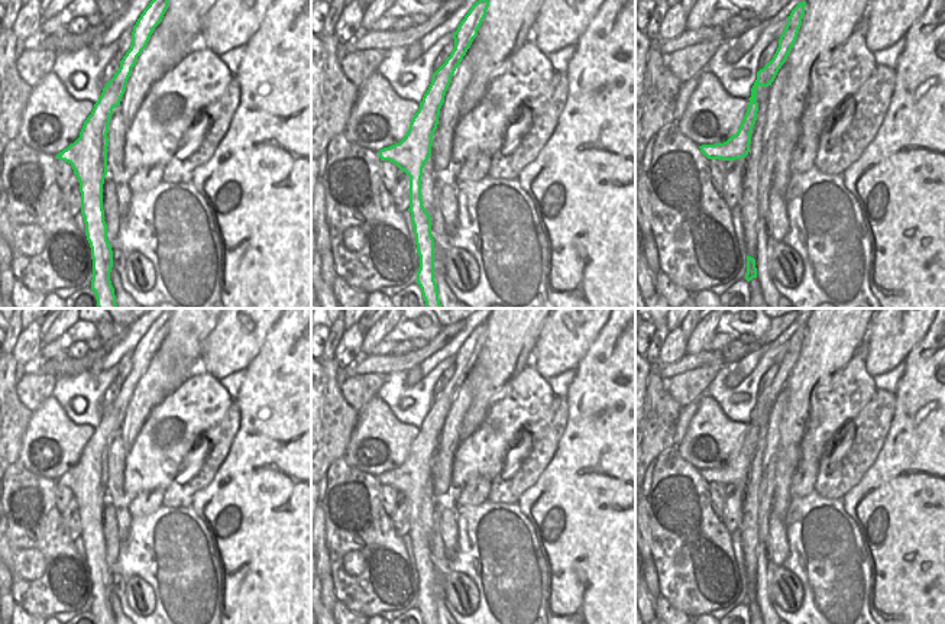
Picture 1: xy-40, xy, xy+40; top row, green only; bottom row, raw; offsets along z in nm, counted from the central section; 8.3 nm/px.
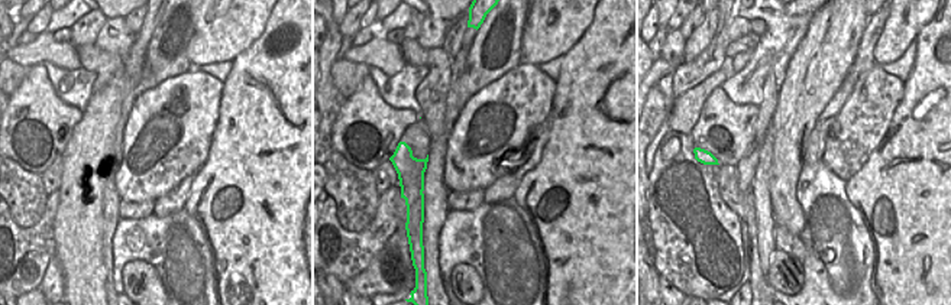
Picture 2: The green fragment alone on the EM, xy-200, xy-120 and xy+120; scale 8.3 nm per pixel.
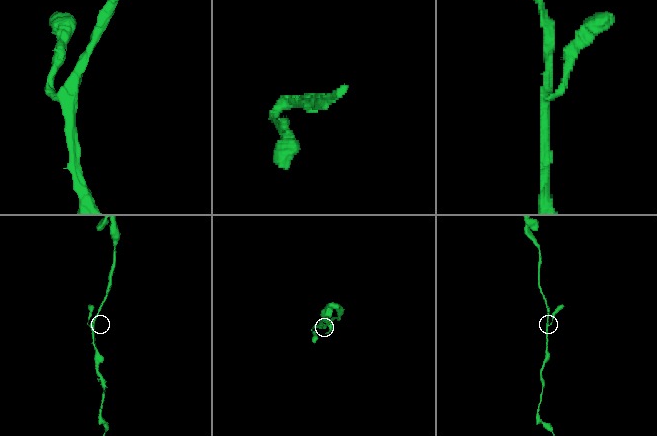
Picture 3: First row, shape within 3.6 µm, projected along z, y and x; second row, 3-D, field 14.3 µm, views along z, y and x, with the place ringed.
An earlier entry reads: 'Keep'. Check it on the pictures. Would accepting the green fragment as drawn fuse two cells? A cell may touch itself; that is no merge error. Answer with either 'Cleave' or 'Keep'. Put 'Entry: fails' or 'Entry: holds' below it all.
Keep
Entry: holds

